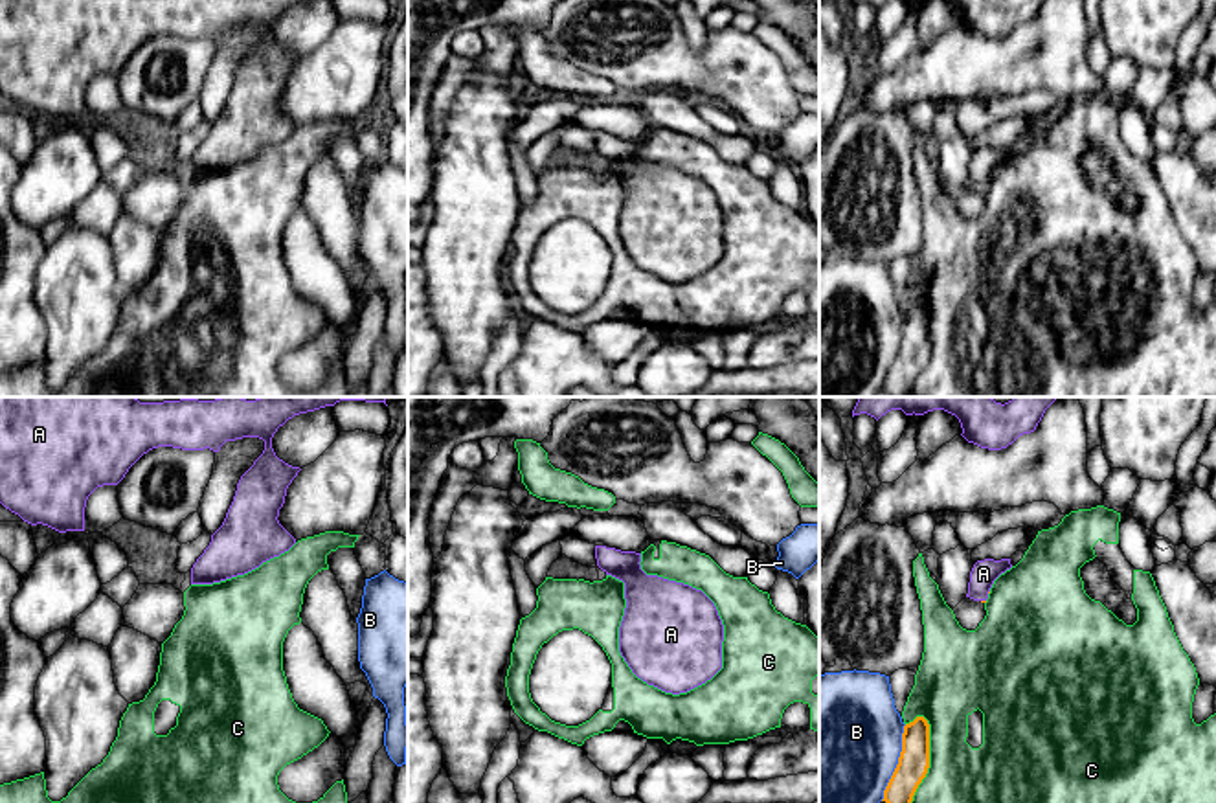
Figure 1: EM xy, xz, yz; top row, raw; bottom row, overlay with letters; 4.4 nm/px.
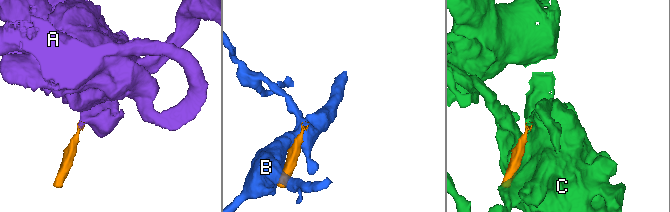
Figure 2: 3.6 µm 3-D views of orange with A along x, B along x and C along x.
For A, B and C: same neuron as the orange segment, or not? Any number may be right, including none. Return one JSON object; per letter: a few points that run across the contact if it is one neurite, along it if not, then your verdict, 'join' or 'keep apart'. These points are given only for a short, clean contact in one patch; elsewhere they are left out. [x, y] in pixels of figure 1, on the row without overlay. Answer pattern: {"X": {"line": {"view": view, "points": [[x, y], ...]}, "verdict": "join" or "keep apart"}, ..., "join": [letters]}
{"A": {"line": {"view": "yz", "points": [[981, 190], [983, 190], [983, 162]]}, "verdict": "join"}, "B": {"line": {"view": "yz", "points": [[906, 313], [899, 351], [880, 388]]}, "verdict": "keep apart"}, "C": {"verdict": "keep apart"}, "join": ["A"]}

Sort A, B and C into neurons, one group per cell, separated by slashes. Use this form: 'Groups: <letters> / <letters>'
Groups: A / B / C

